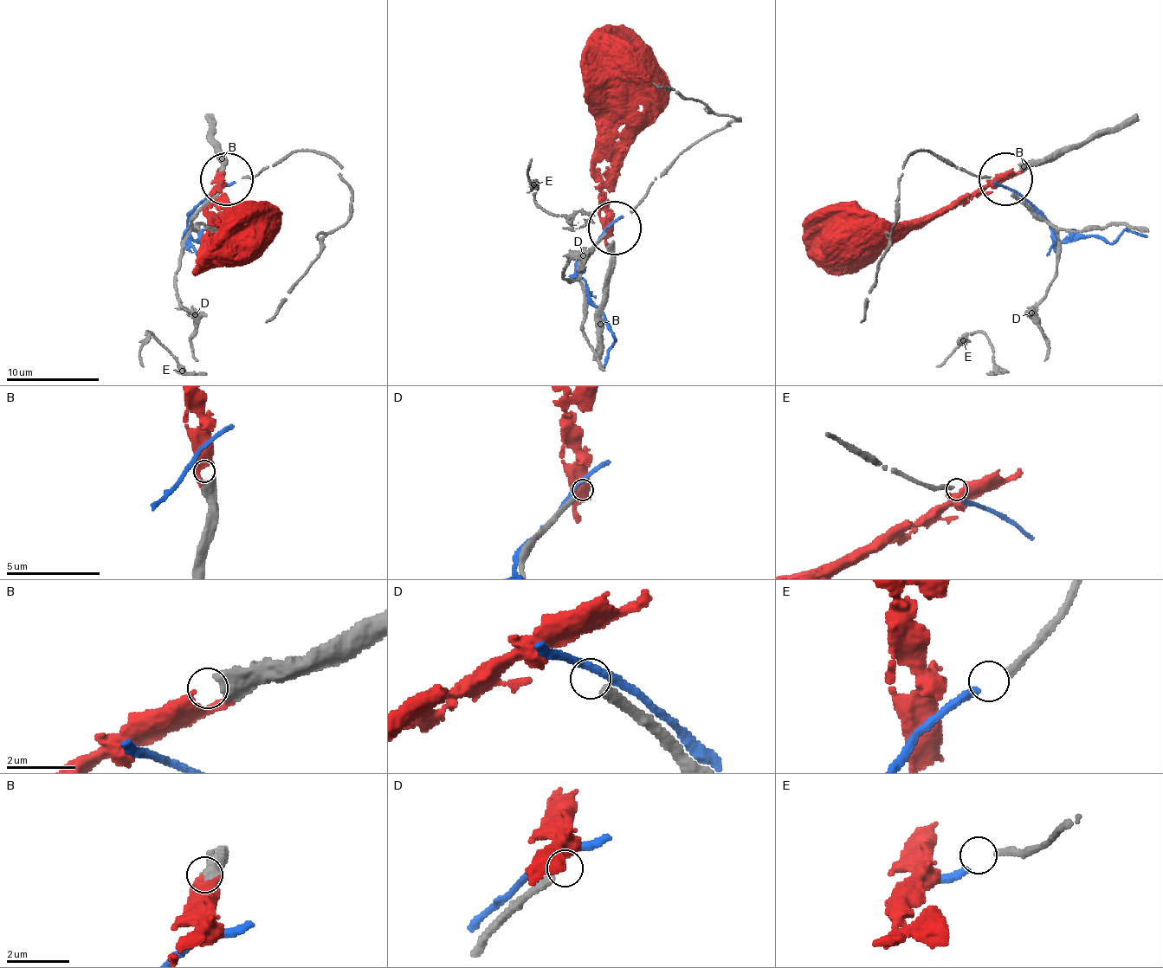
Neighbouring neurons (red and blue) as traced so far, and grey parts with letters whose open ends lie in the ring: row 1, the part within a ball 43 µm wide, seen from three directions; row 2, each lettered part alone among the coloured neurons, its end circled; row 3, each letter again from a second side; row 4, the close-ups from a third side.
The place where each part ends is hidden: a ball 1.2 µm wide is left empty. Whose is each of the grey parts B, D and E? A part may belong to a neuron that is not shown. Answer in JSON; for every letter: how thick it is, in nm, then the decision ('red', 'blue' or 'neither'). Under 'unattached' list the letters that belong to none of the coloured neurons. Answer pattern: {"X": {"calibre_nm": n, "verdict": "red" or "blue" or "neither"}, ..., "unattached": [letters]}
{"B": {"calibre_nm": 460, "verdict": "red"}, "D": {"calibre_nm": 260, "verdict": "neither"}, "E": {"calibre_nm": 220, "verdict": "blue"}, "unattached": ["D"]}

